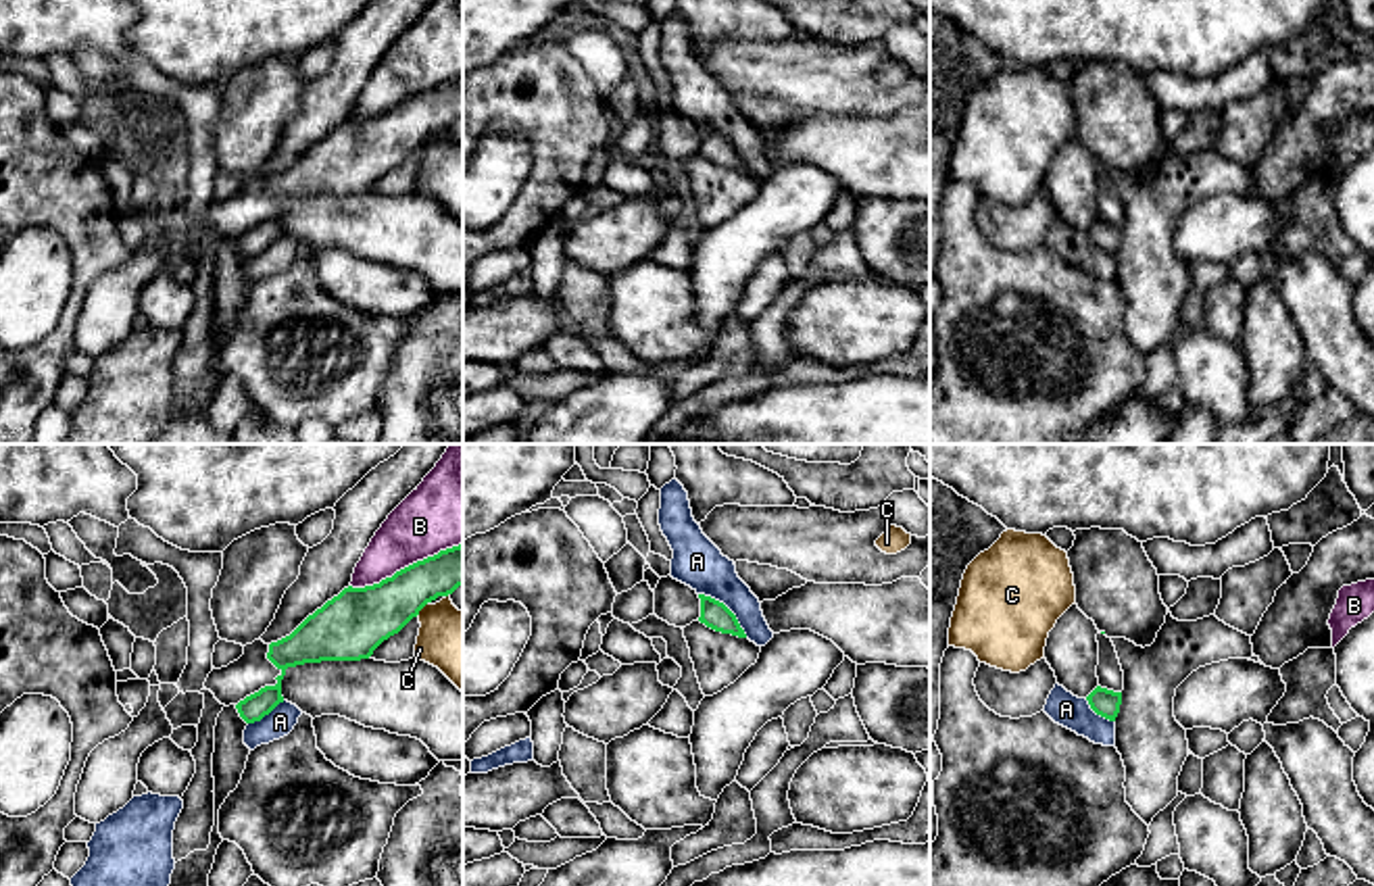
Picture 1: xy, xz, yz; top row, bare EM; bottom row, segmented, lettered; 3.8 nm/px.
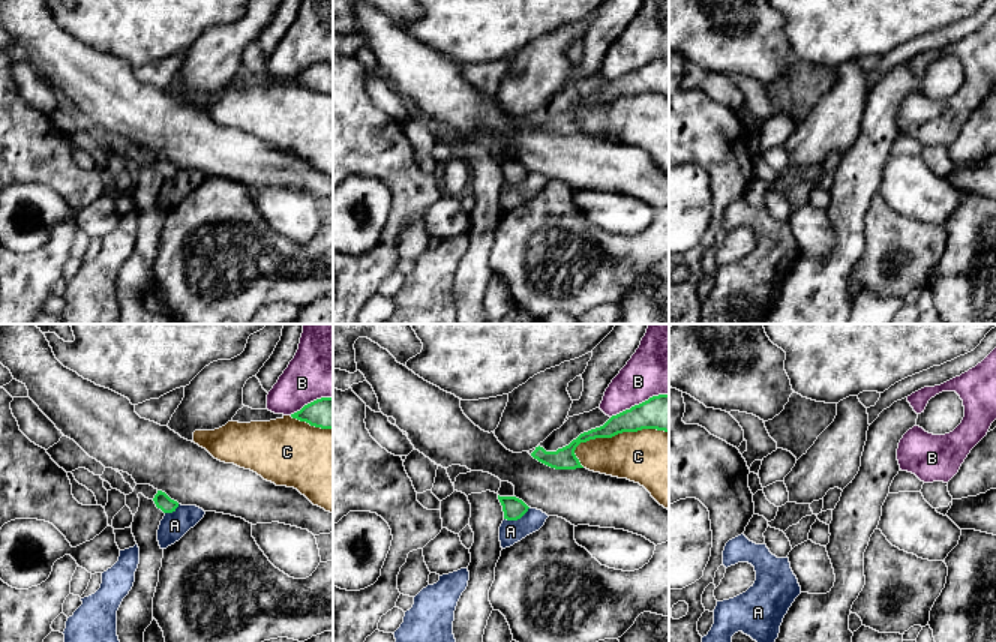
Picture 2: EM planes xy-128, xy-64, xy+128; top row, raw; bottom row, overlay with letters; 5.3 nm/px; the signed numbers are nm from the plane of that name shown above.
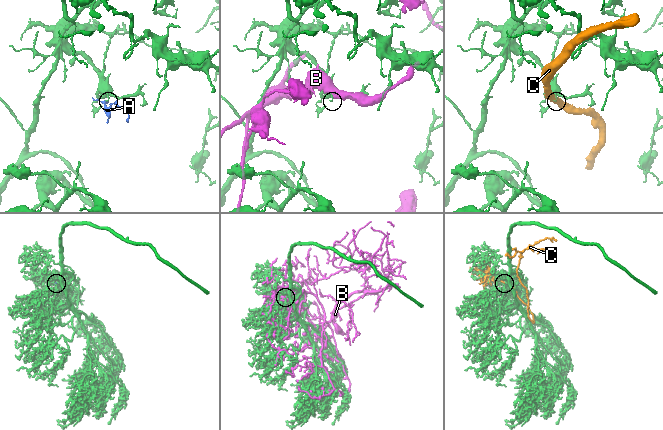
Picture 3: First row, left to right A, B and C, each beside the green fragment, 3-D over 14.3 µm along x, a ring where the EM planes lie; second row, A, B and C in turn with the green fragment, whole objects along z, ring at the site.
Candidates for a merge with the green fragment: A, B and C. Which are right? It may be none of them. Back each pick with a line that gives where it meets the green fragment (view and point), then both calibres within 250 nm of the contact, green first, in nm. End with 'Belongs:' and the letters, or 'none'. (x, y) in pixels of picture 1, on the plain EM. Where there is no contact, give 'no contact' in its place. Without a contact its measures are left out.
Belongs: none

